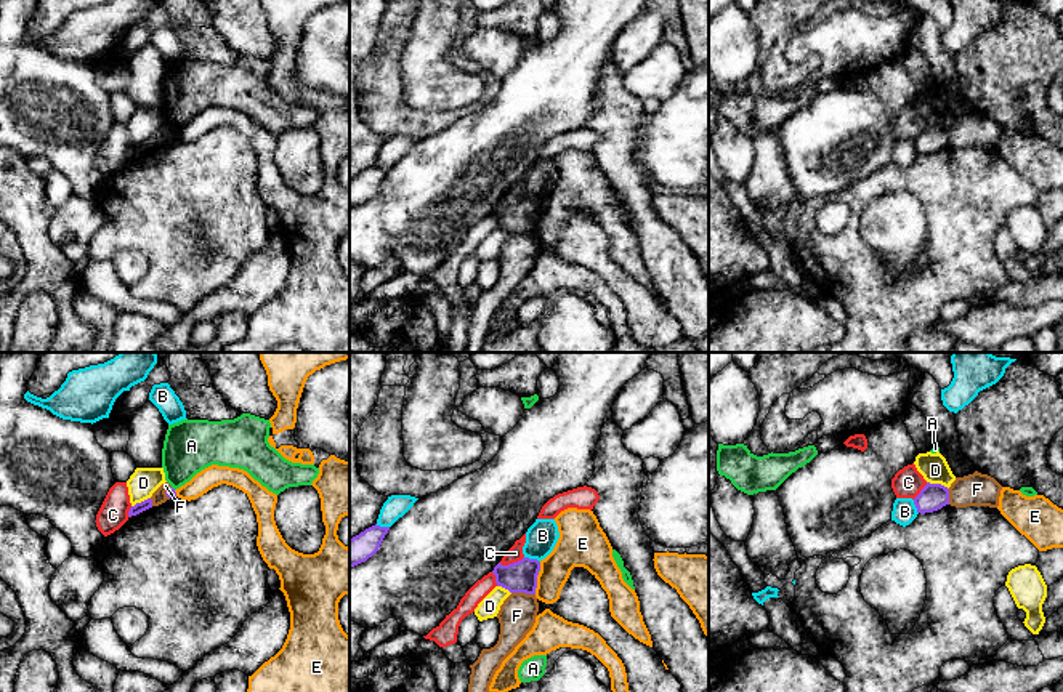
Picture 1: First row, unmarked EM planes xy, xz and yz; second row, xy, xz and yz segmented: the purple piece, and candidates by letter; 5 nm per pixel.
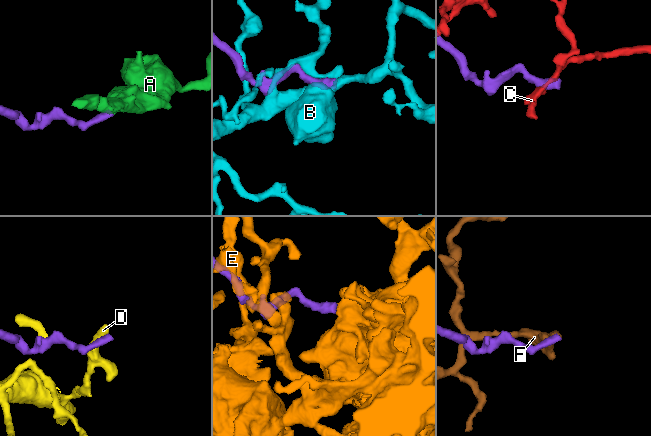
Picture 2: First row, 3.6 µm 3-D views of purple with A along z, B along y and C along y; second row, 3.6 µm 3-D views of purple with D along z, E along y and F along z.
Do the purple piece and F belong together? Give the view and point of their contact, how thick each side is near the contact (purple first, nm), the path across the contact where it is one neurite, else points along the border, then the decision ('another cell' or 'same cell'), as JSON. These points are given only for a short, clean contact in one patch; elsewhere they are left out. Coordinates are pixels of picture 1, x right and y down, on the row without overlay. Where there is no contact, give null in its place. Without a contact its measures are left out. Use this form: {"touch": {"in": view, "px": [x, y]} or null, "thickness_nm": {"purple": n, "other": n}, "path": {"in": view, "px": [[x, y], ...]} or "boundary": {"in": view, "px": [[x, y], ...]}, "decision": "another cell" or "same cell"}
{"touch": {"in": "xz", "px": [523, 233]}, "thickness_nm": {"purple": 160, "other": 190}, "decision": "another cell"}

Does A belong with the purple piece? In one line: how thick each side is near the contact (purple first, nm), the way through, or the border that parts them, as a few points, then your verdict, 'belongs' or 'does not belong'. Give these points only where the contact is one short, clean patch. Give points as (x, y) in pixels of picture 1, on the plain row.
50 nm thick on the purple side, 260 nm on the other; border along xy (170, 128), (175, 130); does not belong

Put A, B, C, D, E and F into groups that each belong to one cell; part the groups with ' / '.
A / B / C / D / E / F

